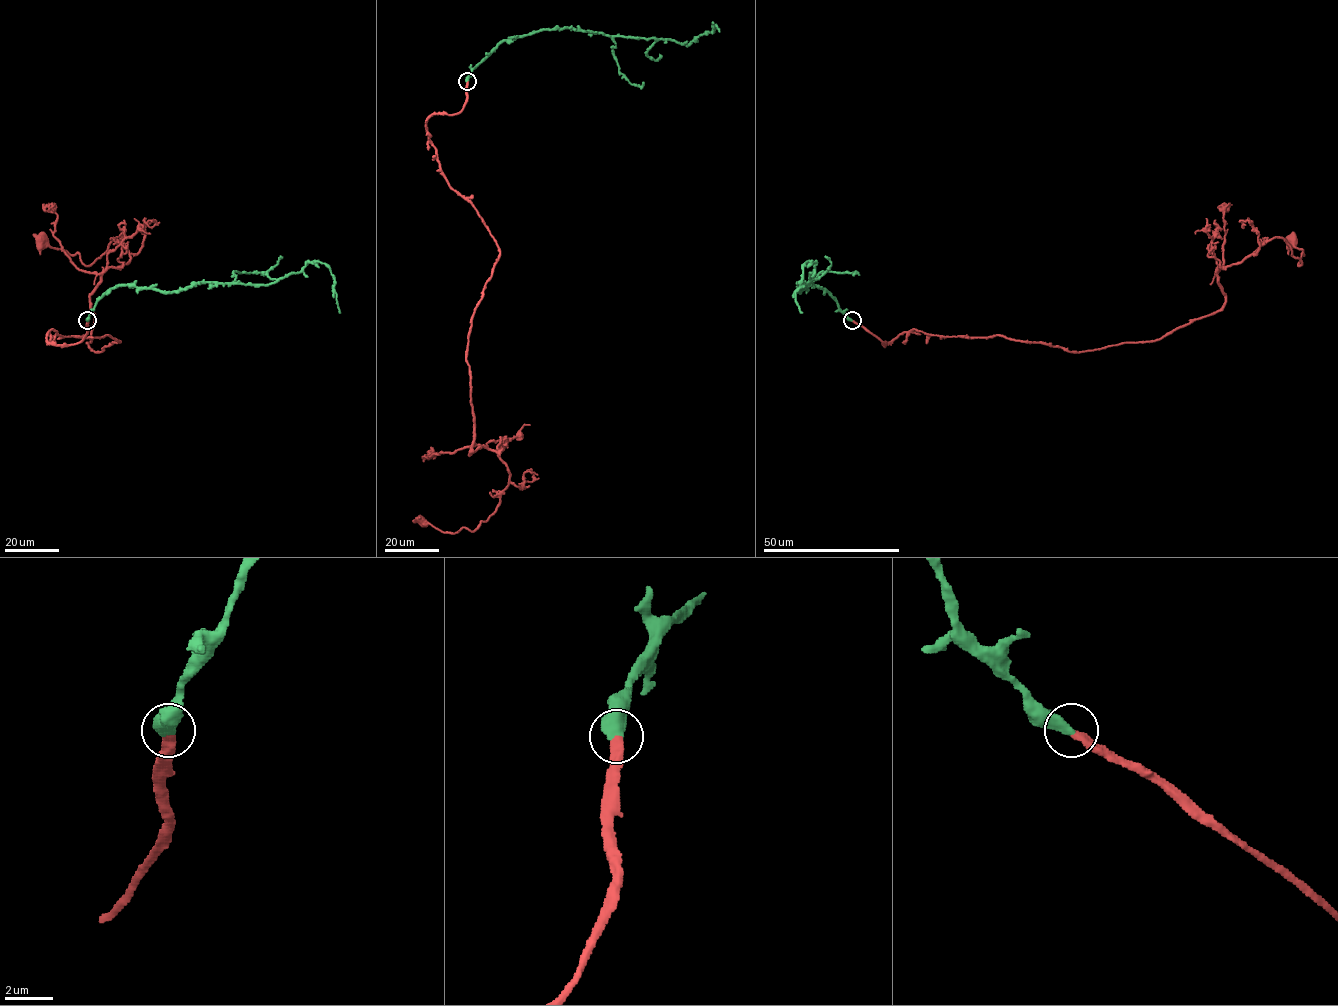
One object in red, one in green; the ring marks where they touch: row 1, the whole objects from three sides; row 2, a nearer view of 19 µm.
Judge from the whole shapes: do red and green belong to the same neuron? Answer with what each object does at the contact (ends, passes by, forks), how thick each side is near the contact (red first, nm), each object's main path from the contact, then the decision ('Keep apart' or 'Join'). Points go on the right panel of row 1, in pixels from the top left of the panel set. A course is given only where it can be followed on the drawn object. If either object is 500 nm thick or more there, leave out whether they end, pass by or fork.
Thickness 360 nm (red) against 600 nm. Course of red: (852, 320), (884, 344), (1152, 342), (1216, 313), (1217, 270), (1268, 241), (1300, 265), (1291, 240). Course of green: (852, 320), (827, 292), (811, 284), (799, 291), (802, 282), (809, 284), (811, 261), (795, 292), (802, 313). Join

